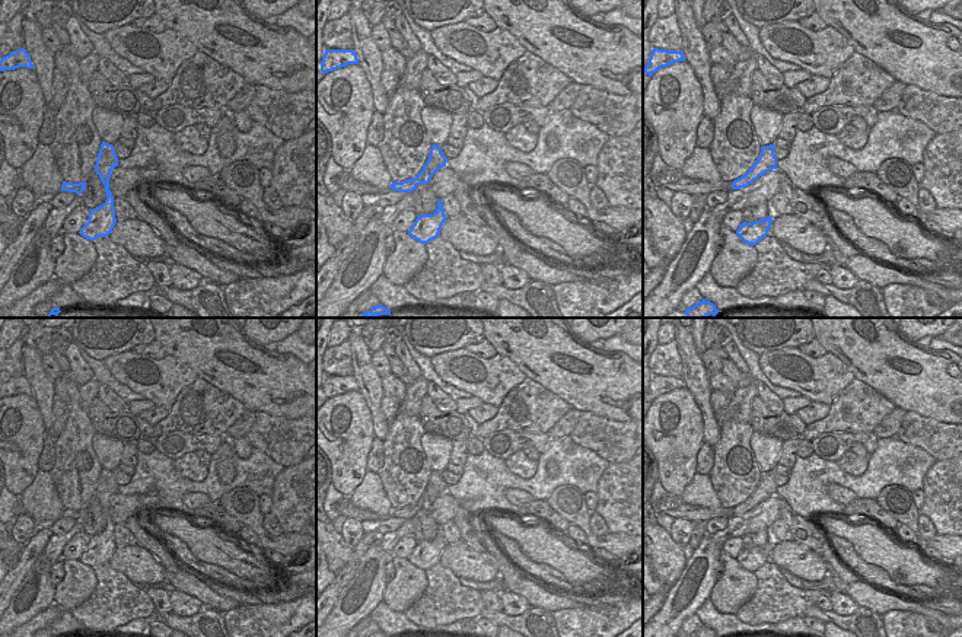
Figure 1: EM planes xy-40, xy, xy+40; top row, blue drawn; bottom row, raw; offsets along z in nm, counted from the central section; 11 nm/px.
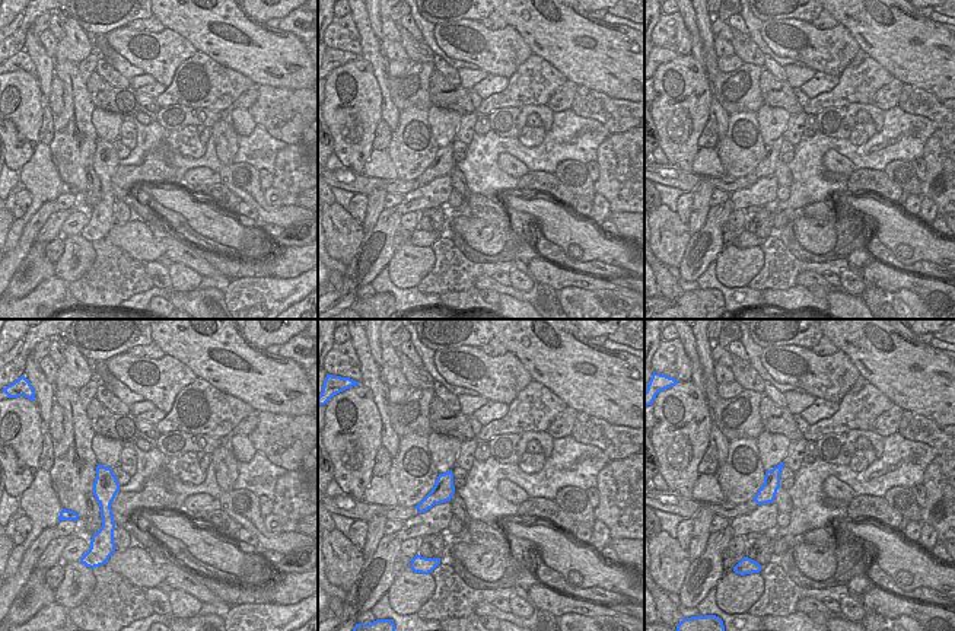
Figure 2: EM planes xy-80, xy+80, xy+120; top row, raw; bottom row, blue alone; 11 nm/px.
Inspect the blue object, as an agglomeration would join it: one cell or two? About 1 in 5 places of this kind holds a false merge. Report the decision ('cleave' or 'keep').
cleave

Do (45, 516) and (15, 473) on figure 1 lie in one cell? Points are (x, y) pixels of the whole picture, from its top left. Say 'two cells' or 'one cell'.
two cells

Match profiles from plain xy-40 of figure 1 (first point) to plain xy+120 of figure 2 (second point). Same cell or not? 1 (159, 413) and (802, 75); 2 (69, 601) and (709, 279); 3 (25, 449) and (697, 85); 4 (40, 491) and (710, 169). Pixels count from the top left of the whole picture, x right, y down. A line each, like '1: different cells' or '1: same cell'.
1: different cells
2: different cells
3: same cell
4: same cell

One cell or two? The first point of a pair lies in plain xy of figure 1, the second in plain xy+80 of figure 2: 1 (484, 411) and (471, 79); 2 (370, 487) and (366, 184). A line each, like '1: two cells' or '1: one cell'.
1: two cells
2: two cells

